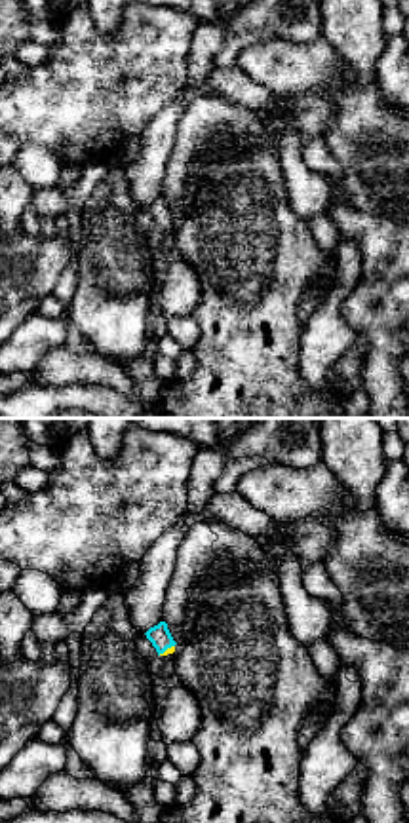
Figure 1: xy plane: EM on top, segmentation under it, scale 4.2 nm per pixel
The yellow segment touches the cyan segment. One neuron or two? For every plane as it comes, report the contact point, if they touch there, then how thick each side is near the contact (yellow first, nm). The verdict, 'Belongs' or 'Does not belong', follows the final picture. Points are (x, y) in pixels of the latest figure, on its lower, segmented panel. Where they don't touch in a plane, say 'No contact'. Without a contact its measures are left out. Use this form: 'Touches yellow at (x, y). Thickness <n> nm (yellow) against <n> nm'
Touches yellow at (168, 649). Thickness 30 nm (yellow) against 90 nm

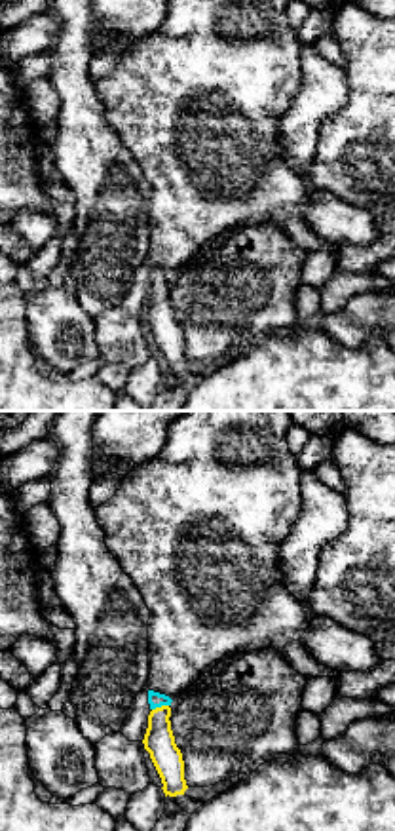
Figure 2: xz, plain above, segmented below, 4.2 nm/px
Touches yellow at (162, 706). Thickness 130 nm (yellow) against 60 nm

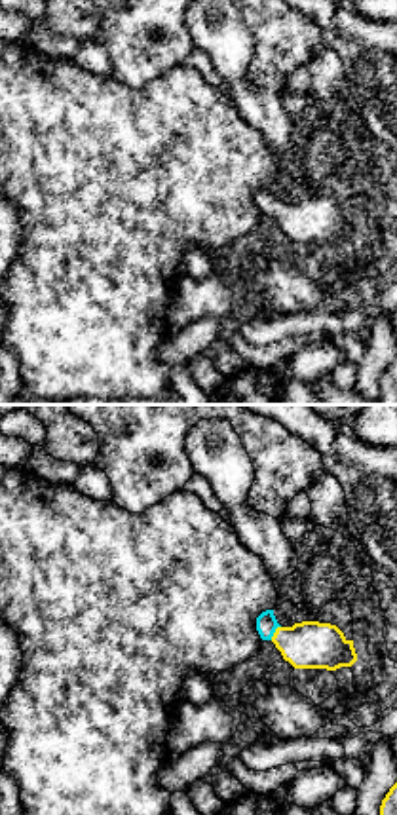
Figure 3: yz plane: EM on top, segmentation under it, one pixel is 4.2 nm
Touches yellow at (274, 633). Thickness 200 nm (yellow) against 90 nm

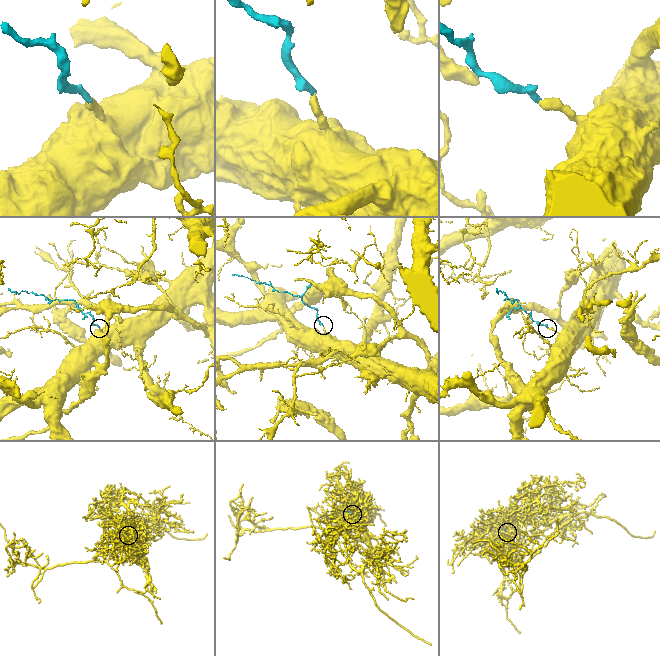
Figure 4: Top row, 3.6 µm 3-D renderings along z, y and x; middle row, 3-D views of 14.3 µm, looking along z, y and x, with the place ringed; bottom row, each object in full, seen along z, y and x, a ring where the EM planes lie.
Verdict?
Belongs

